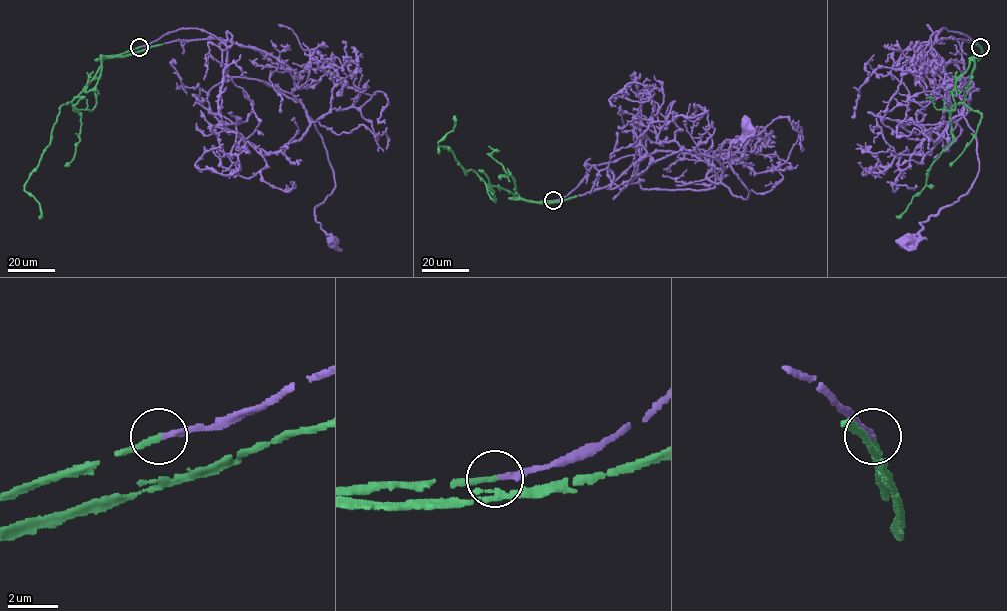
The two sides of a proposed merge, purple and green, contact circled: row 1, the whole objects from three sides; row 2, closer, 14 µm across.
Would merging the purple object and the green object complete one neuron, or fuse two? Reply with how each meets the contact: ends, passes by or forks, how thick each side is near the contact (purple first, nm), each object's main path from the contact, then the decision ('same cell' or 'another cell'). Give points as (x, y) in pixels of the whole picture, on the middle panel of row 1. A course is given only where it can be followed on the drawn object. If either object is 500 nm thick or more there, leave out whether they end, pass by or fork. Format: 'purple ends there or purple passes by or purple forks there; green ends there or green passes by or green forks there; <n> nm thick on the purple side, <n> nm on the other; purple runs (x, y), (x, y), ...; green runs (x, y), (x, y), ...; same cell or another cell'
purple ends there; green ends there; 240 nm thick on the purple side, 240 nm on the other; purple runs (553, 201), (591, 167), (659, 151), (694, 155), (712, 169), (708, 178), (746, 199), (728, 157), (746, 125); green runs (553, 201), (526, 201), (488, 185), (474, 171), (465, 172), (453, 153), (438, 145), (453, 129), (453, 116); same cell

